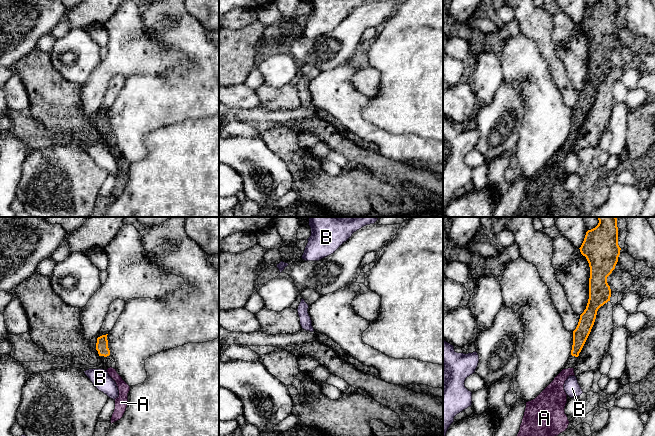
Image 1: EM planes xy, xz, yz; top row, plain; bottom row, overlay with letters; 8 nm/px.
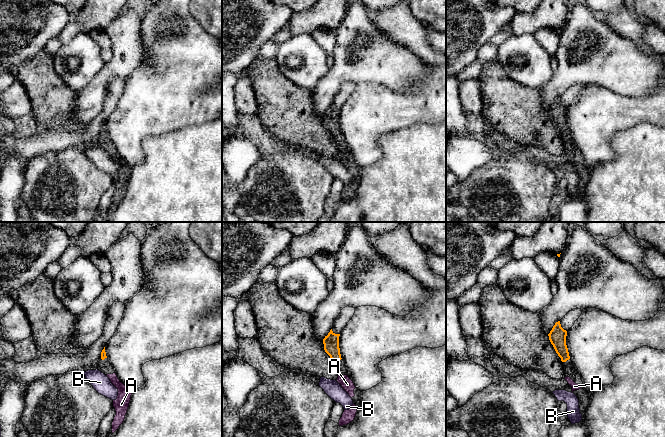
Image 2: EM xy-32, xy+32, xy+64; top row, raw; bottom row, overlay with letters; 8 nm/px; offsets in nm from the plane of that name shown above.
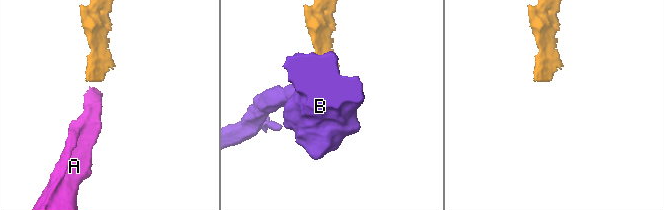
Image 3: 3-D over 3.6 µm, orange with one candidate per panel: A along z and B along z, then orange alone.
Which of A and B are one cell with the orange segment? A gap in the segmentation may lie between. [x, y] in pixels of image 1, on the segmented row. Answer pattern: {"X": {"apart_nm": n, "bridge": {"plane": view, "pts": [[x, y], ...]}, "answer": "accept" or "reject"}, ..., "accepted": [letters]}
{"A": {"apart_nm": 90, "bridge": {"plane": "xy", "pts": [[106, 356], [110, 367]]}, "answer": "accept"}, "B": {"apart_nm": 100, "bridge": {"plane": "xy", "pts": [[104, 356], [103, 369]]}, "answer": "reject"}, "accepted": ["A"]}

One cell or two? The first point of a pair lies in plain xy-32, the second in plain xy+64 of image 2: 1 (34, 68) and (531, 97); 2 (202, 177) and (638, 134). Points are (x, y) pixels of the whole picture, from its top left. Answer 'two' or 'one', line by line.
1: one
2: one

